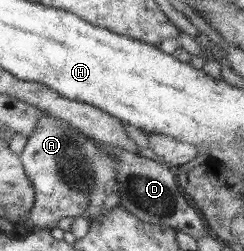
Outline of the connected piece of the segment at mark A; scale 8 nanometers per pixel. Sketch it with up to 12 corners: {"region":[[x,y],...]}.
{"region":[[43,111],[19,158],[29,231],[121,204],[117,160]]}

